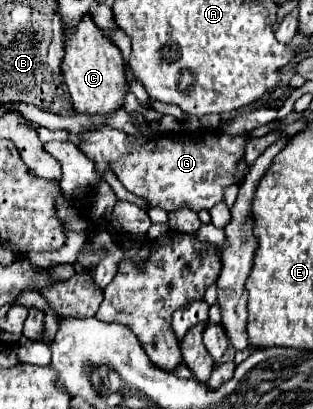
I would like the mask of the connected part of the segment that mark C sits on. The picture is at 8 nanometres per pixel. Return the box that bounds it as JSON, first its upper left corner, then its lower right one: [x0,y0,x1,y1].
[63,16,127,114]

